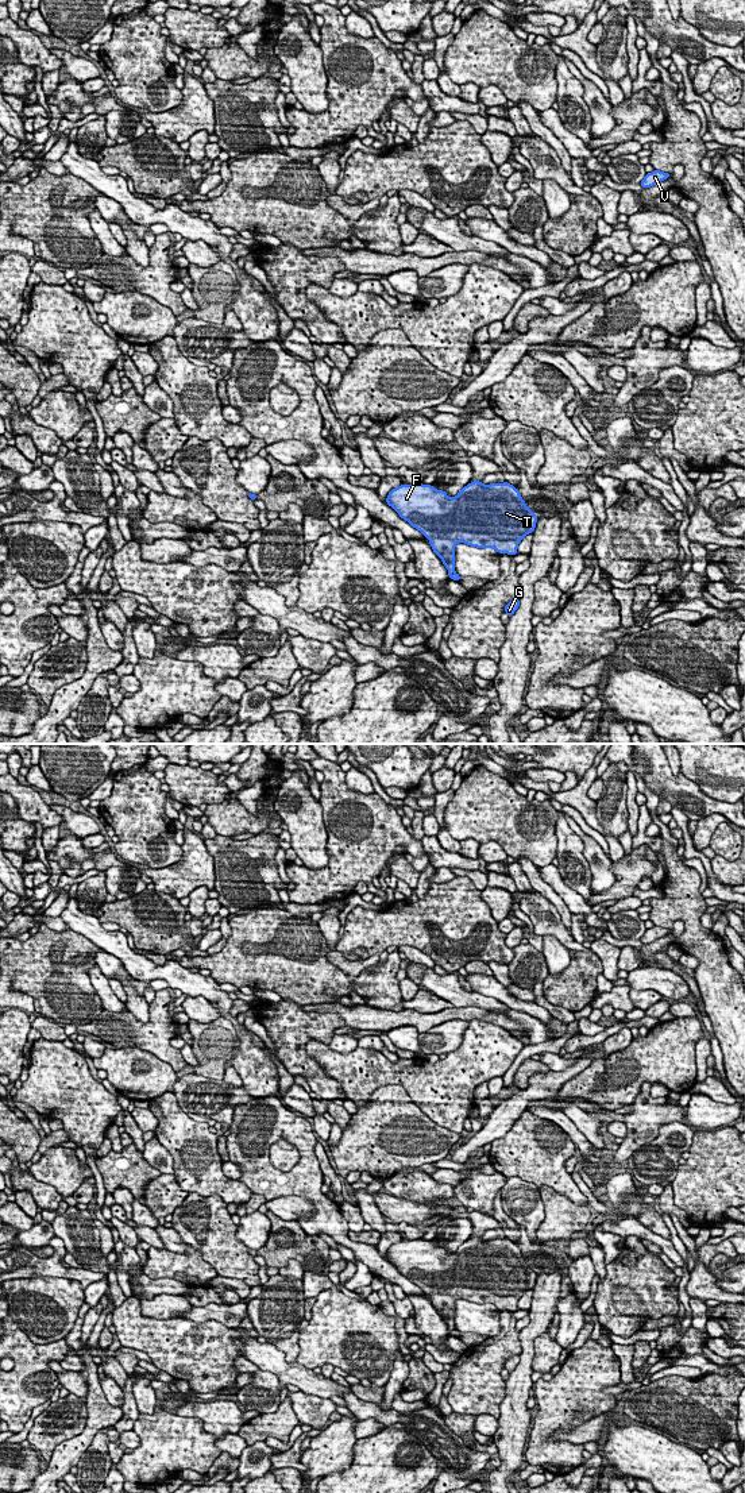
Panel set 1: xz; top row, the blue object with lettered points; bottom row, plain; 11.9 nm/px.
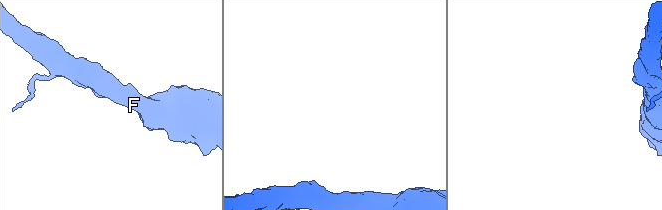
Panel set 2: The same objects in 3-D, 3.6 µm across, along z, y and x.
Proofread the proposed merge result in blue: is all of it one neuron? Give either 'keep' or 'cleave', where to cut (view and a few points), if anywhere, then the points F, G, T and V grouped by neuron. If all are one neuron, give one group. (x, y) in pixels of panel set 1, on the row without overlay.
cleave; cut in xz along (455, 1328), (450, 1333); F T V / G

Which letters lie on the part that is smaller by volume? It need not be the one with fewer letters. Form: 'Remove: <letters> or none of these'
Remove: G

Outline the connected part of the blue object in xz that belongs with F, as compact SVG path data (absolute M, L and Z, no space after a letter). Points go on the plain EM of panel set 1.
M474 1237L452 1254L432 1241L405 1239L389 1249L386 1259L429 1296L449 1332L455 1330L455 1301L458 1299L476 1304L494 1304L498 1309L514 1312L518 1309L518 1300L526 1291L533 1289L539 1276L537 1270L526 1262L520 1247L509 1238L485 1241Z

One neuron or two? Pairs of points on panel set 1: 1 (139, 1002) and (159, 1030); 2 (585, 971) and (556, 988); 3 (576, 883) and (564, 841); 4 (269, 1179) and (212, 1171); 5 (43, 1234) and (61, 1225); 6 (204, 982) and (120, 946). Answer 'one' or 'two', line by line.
1: two
2: one
3: one
4: two
5: two
6: one

